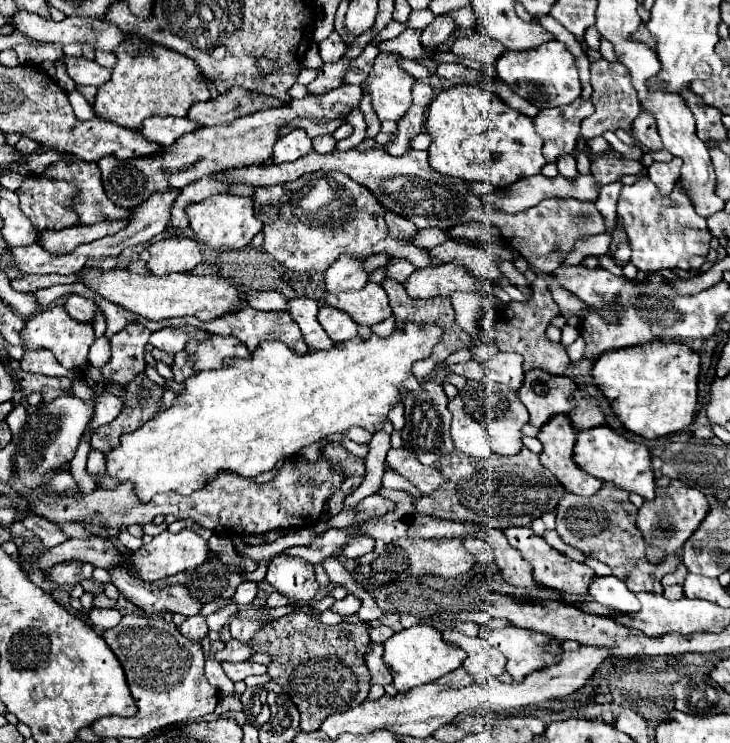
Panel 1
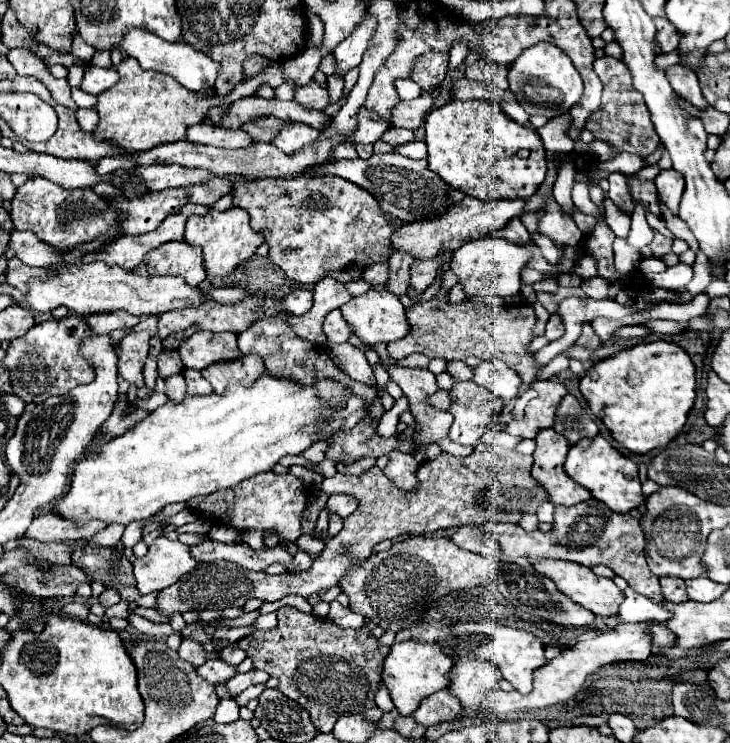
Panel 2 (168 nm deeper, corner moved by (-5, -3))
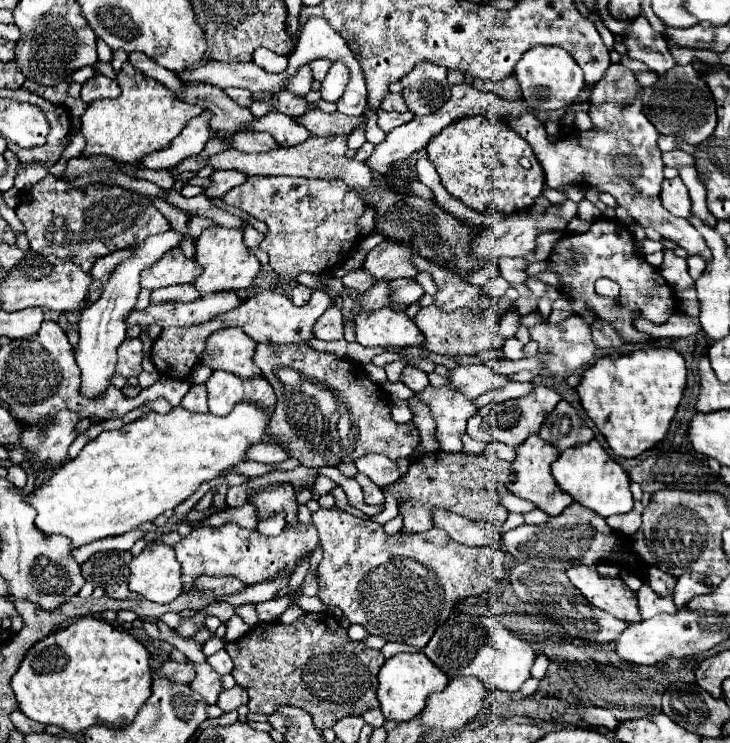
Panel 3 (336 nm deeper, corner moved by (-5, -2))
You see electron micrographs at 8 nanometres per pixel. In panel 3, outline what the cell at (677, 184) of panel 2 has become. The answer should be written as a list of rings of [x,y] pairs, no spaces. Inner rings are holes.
[[[680,177],[664,179],[662,193],[660,193],[662,205],[676,217],[688,219],[692,215],[692,201],[688,195],[688,189]]]

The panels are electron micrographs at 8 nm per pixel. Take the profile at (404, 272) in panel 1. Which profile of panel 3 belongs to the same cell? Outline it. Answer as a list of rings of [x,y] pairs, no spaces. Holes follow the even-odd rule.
[[[356,269],[356,271],[350,271],[342,277],[342,285],[346,289],[354,289],[358,293],[364,293],[368,291],[376,281],[372,279],[372,275],[368,275],[364,269]]]

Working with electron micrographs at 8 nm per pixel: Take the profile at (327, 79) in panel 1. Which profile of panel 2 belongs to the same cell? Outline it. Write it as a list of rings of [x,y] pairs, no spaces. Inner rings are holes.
[[[310,82],[302,88],[298,88],[296,96],[294,96],[300,104],[304,104],[306,108],[314,108],[314,110],[324,110],[330,104],[330,92],[328,88],[320,86],[318,82]]]

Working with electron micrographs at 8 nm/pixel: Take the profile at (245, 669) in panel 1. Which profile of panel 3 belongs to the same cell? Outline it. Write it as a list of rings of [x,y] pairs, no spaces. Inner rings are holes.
[[[232,687],[230,691],[222,691],[216,705],[224,711],[224,713],[230,713],[234,709],[238,709],[240,705],[246,705],[248,699],[246,699],[246,691],[242,691],[242,687]]]

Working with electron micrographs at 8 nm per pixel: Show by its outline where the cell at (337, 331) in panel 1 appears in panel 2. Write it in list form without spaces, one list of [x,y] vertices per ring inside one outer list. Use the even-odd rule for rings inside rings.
[[[340,310],[328,312],[328,316],[324,320],[324,334],[326,334],[326,338],[330,342],[336,342],[336,344],[342,344],[342,342],[348,342],[350,340],[352,328],[344,320],[344,316],[340,314]]]

